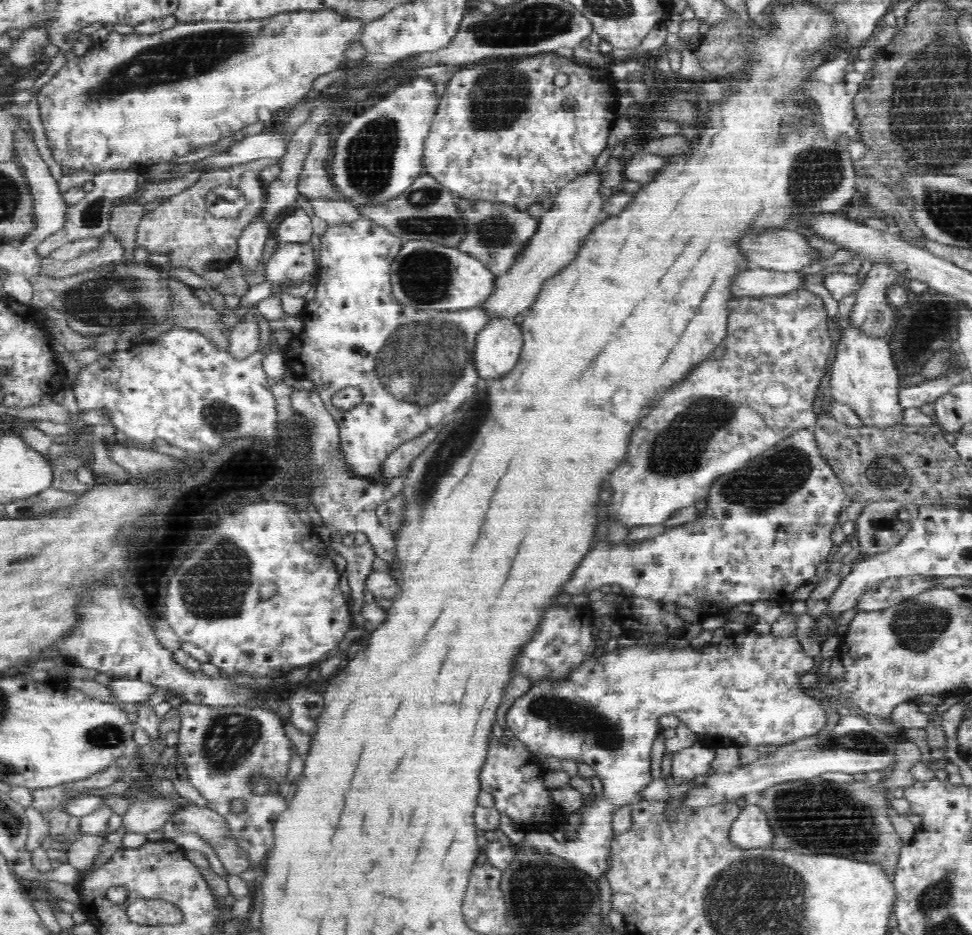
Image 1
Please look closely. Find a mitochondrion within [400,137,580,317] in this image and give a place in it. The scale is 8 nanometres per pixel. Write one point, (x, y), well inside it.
(495, 232)

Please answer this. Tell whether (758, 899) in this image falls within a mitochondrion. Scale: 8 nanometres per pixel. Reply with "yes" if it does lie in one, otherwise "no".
yes

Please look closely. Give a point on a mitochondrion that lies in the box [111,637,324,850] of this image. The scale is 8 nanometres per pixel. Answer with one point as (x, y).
(229, 742)

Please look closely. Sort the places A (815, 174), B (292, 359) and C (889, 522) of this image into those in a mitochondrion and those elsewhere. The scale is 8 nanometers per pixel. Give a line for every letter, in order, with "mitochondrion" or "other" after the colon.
A: mitochondrion
B: other
C: mitochondrion

